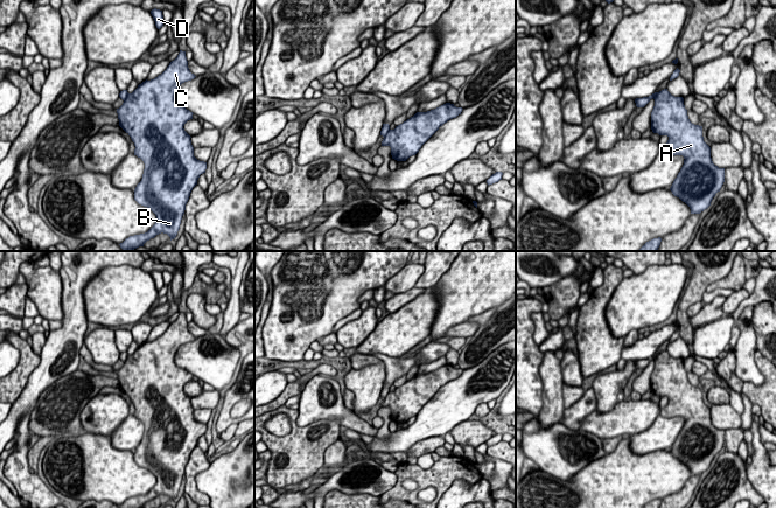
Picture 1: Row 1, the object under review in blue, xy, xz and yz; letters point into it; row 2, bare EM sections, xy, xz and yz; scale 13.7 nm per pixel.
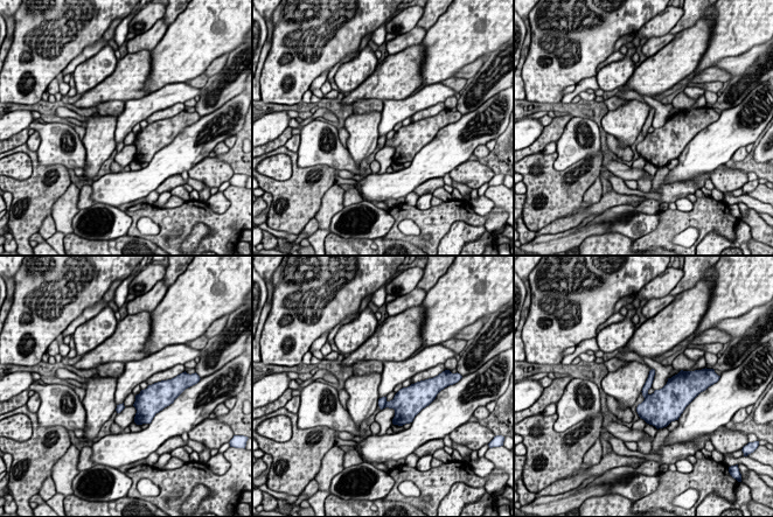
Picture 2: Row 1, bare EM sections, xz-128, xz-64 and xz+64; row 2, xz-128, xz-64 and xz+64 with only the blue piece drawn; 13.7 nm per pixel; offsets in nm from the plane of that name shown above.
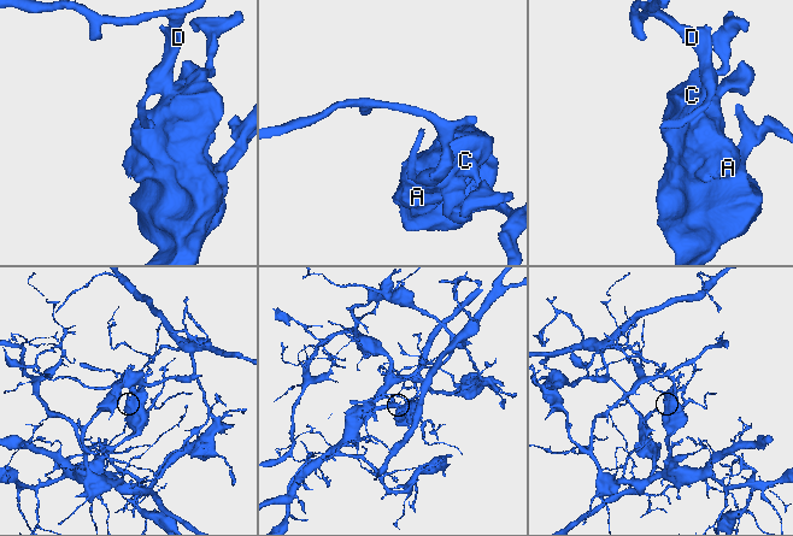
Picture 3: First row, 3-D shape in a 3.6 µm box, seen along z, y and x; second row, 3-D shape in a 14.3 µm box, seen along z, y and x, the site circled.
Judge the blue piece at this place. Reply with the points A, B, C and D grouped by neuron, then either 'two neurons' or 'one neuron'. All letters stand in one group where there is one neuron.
groups A B C / D; two neurons

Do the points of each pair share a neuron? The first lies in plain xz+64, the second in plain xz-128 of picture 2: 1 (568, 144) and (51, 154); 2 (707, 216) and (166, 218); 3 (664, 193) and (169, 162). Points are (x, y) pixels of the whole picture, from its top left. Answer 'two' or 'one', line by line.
1: one
2: one
3: two

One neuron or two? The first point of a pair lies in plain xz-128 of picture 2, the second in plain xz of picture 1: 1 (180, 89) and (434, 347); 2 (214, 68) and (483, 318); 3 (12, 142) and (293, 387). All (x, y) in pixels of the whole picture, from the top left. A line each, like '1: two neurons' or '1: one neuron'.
1: one neuron
2: two neurons
3: one neuron

